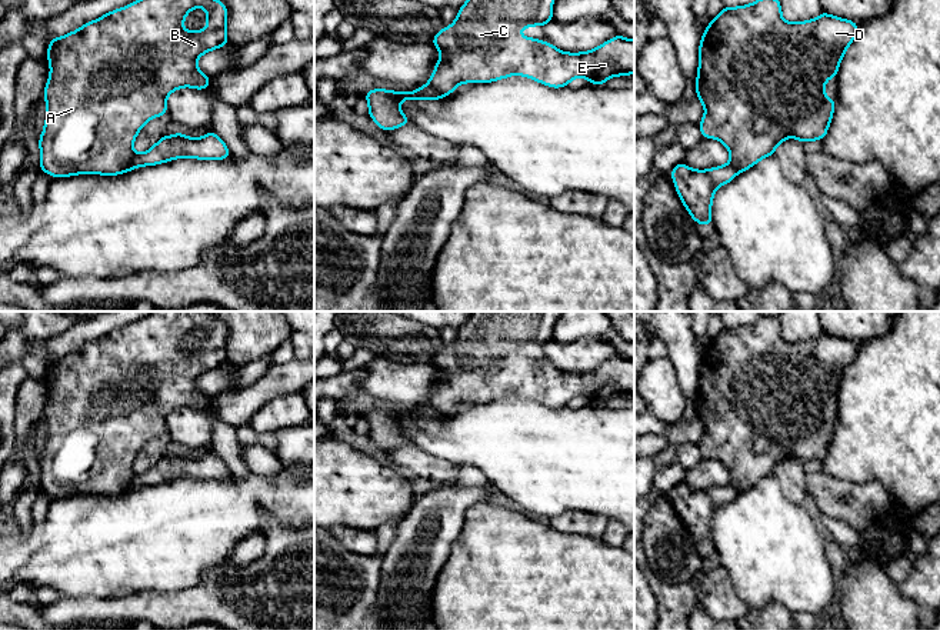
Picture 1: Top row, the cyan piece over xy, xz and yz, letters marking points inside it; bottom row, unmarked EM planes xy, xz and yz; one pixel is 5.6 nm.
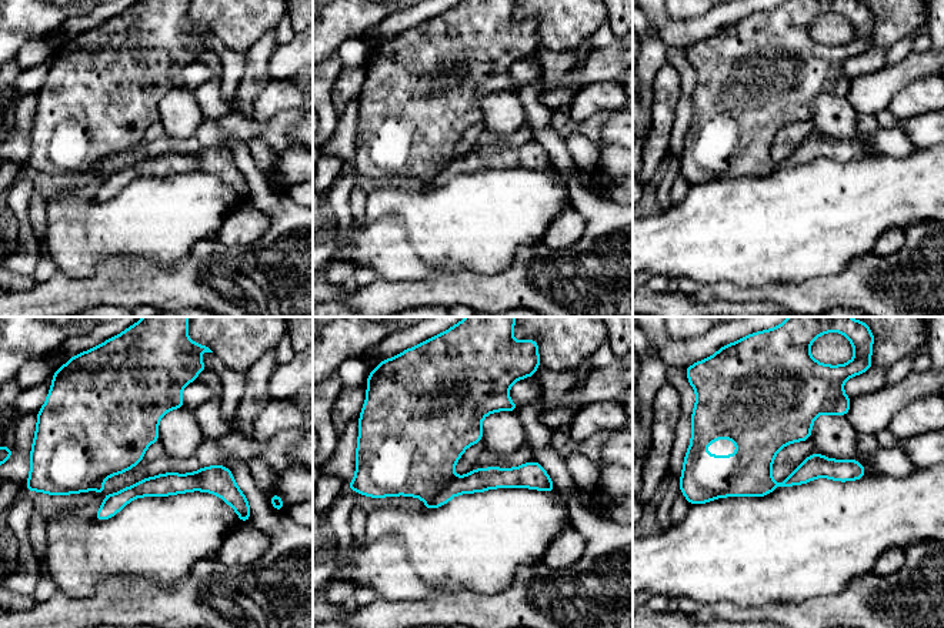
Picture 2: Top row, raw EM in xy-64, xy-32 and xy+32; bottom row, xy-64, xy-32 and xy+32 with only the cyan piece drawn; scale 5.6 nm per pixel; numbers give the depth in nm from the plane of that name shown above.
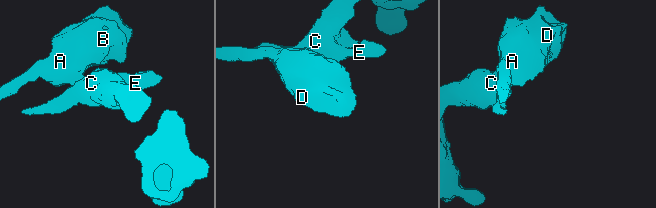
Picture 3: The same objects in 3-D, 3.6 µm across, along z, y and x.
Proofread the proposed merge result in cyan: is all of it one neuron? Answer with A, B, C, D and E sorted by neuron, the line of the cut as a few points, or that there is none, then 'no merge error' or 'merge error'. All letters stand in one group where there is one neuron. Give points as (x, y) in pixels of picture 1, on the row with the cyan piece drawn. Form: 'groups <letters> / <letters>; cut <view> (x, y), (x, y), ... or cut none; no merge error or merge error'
groups A B D / C E; cut xy (136, 154), (132, 164), (123, 172); merge error

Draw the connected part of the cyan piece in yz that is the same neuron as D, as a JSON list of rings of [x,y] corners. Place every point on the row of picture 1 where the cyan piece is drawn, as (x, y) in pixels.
[[[756,0],[751,4],[740,7],[723,7],[716,19],[711,19],[704,34],[701,36],[699,47],[699,71],[696,80],[697,99],[703,103],[706,113],[703,120],[699,123],[701,136],[704,139],[720,140],[730,151],[730,164],[737,170],[737,173],[744,171],[759,163],[761,159],[773,156],[774,149],[786,139],[794,137],[801,143],[811,140],[823,140],[827,134],[827,129],[833,119],[834,103],[837,99],[830,100],[824,94],[824,84],[830,77],[837,77],[837,69],[849,49],[851,41],[856,39],[859,24],[846,19],[834,17],[823,13],[809,21],[787,23],[781,17],[780,0]]]

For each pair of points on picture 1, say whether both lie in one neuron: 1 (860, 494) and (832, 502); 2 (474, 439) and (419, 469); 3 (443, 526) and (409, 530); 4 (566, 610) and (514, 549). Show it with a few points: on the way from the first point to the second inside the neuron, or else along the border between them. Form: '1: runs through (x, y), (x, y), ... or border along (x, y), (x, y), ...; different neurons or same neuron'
1: runs through (853, 494), (839, 496); same neuron
2: border along (410, 442), (459, 467); different neurons
3: runs through (434, 527), (417, 530); same neuron
4: runs through (550, 594), (520, 564); same neuron

